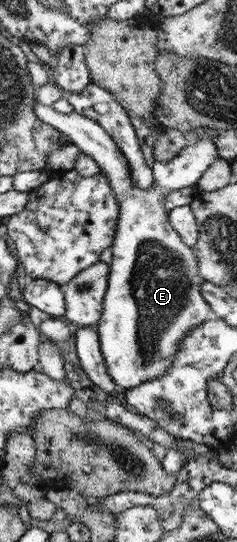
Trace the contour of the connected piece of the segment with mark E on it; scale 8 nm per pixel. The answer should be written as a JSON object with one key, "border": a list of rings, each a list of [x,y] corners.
{"border":[[[40,100],[35,110],[38,110],[44,122],[64,132],[71,144],[76,145],[84,154],[98,163],[102,173],[110,179],[110,185],[118,197],[121,210],[115,244],[111,246],[113,259],[110,264],[110,284],[103,301],[103,318],[96,325],[96,331],[99,332],[99,342],[102,344],[103,357],[107,361],[107,369],[111,377],[124,391],[134,389],[165,374],[173,366],[173,361],[179,353],[180,342],[188,338],[188,331],[192,331],[213,316],[214,312],[210,304],[203,298],[204,281],[199,274],[197,258],[193,250],[183,243],[175,227],[171,225],[165,198],[173,190],[196,186],[200,177],[218,158],[218,146],[215,146],[215,138],[205,134],[203,138],[189,142],[176,158],[168,162],[156,161],[153,165],[155,185],[151,186],[151,189],[142,190],[135,185],[131,174],[128,174],[126,155],[98,123],[76,111],[63,114],[54,106],[48,106]]]}

